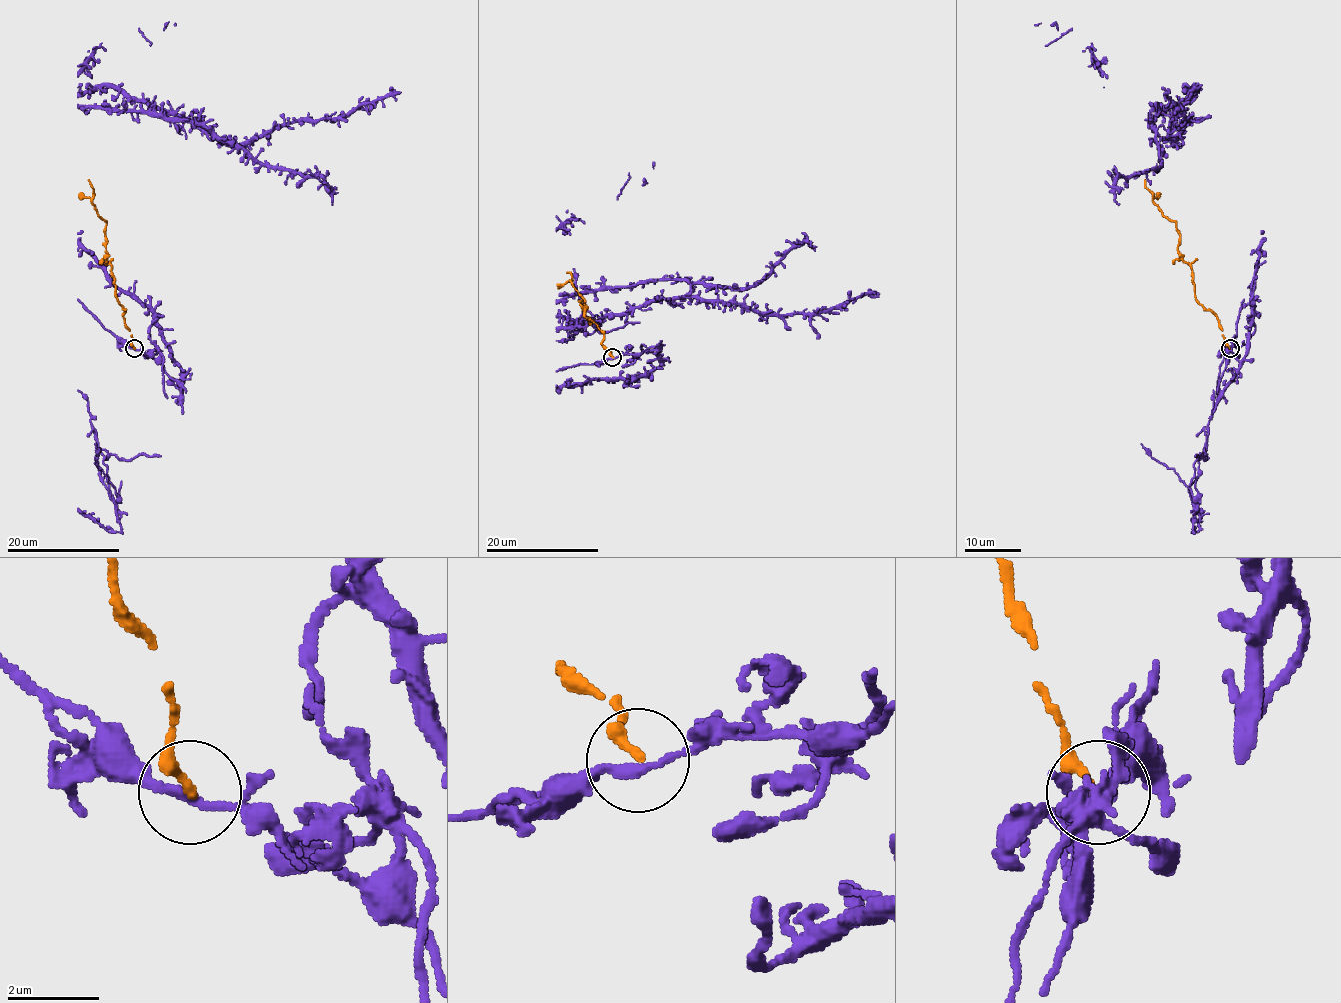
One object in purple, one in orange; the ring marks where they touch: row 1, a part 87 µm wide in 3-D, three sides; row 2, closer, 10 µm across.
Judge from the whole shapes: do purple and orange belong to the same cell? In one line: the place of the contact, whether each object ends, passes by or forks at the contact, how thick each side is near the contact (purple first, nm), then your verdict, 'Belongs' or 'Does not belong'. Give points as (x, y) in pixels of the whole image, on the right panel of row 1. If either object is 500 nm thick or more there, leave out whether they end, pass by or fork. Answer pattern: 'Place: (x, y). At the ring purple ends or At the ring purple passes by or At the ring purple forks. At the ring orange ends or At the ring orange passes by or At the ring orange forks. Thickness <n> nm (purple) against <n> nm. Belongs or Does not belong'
Place: (1230, 348). At the ring purple passes by. At the ring orange ends. Thickness 200 nm (purple) against 220 nm. Does not belong

